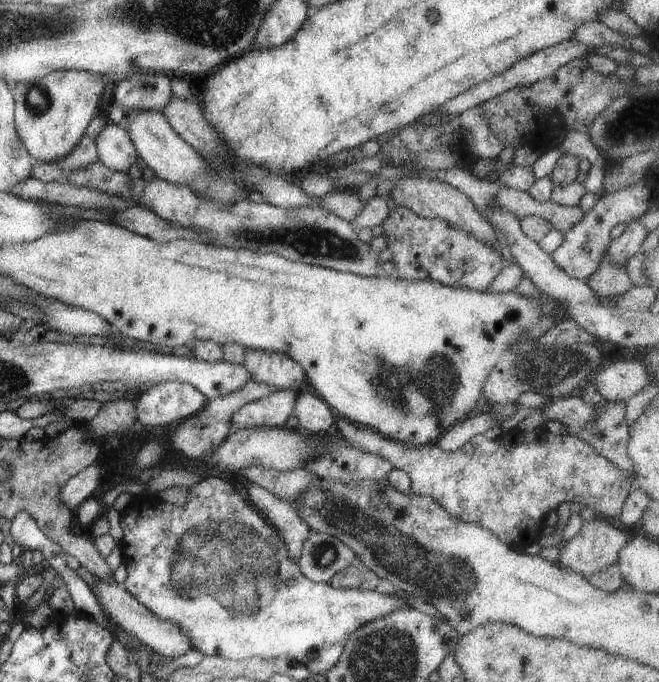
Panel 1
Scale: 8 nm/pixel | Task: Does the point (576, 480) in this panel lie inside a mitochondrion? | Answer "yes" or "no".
no

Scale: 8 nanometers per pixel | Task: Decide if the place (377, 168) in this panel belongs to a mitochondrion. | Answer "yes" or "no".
no

